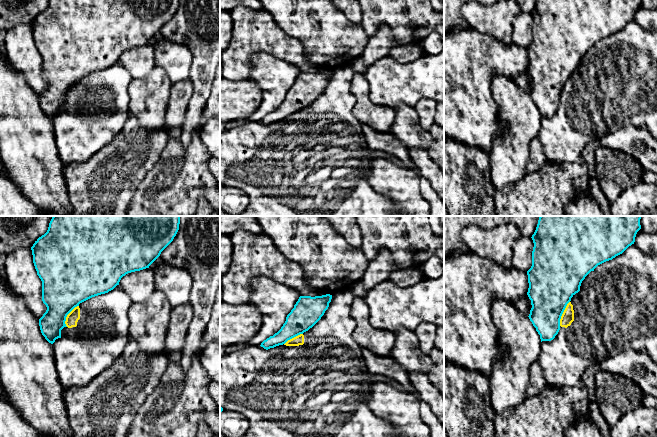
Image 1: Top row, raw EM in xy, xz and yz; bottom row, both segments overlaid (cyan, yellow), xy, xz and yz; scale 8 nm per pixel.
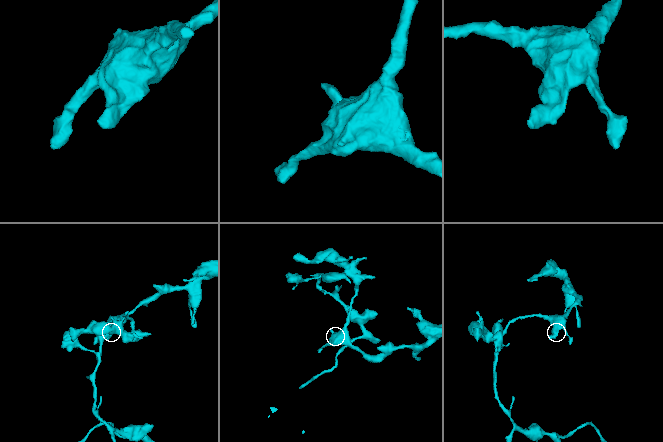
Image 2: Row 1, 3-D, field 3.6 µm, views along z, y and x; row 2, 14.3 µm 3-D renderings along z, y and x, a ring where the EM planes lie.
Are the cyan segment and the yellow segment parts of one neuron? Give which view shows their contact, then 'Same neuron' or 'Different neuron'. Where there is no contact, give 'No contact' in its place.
Touches cyan in yz. Different neuron

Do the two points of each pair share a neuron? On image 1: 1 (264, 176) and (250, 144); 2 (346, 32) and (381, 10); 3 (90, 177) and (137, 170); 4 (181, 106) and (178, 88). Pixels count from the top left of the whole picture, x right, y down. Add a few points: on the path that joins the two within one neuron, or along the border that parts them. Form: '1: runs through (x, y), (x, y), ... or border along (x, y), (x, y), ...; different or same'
1: runs through (256, 168), (250, 162), (250, 152); same
2: border along (359, 24), (368, 36); different
3: runs through (102, 177), (110, 177), (117, 170), (125, 170); same
4: runs through (179, 102), (179, 92); same

